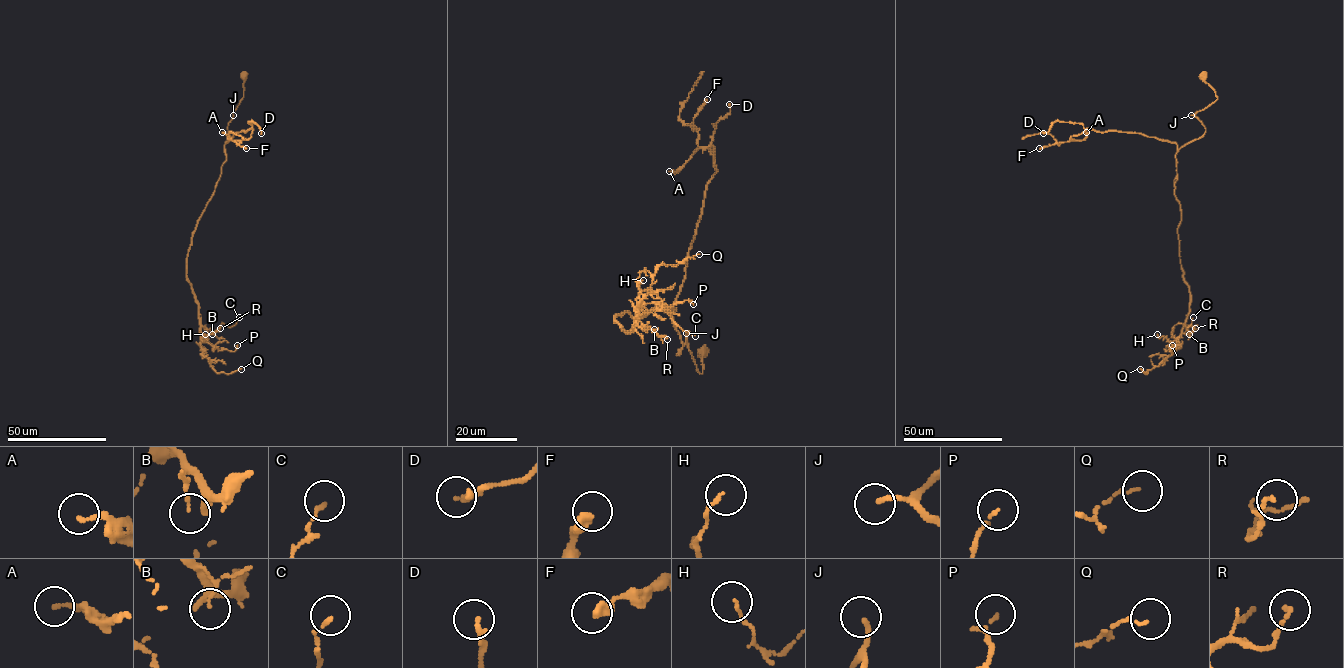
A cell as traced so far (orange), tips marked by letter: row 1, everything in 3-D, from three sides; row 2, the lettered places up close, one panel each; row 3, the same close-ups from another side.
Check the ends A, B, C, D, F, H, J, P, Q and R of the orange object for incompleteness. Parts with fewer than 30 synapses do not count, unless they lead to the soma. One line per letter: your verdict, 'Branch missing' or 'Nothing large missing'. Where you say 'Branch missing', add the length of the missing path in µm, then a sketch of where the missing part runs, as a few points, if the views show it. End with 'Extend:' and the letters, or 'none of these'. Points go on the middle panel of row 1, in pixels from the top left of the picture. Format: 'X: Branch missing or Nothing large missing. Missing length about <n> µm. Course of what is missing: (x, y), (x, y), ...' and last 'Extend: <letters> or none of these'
A: Nothing large missing
B: Nothing large missing
C: Nothing large missing
D: Branch missing. Missing length about 15 µm. Course of what is missing: (729, 104), (729, 96), (720, 84)
F: Nothing large missing
H: Nothing large missing
J: Nothing large missing
P: Nothing large missing
Q: Nothing large missing
R: Nothing large missing
Extend: D

